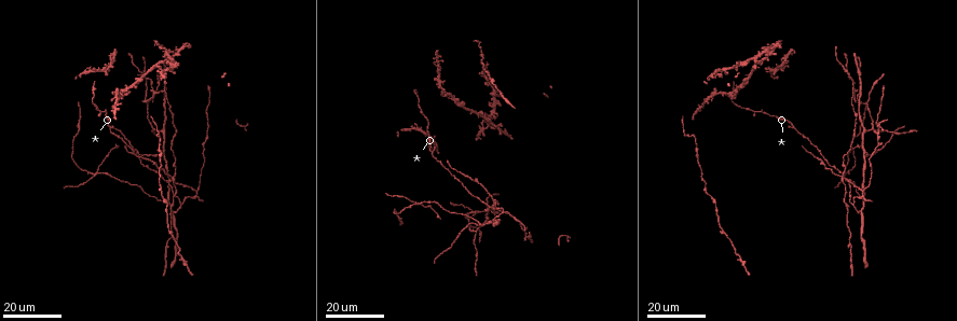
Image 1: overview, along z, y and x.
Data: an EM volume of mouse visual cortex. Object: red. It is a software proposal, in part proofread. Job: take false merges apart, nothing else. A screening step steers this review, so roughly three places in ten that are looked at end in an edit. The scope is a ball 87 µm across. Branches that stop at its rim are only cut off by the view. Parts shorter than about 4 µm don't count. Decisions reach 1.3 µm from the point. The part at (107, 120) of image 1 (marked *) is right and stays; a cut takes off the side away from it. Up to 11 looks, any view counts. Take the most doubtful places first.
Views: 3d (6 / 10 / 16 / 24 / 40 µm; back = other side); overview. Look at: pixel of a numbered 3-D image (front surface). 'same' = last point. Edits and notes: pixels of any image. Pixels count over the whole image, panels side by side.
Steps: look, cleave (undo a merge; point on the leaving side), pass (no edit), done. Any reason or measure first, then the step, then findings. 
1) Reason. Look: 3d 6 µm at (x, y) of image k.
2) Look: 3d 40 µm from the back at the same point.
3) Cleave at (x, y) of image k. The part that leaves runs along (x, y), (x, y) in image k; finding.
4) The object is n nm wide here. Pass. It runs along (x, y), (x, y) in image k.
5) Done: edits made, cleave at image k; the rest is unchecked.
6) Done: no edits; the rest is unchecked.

Four-way junction. Look: 3d 24 µm at (175, 176) of image 1.

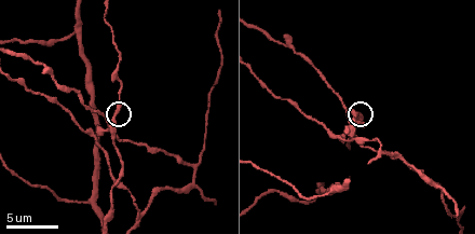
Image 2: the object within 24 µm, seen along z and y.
Closer look. Look: 3d 10 µm at (113, 122) of image 2.

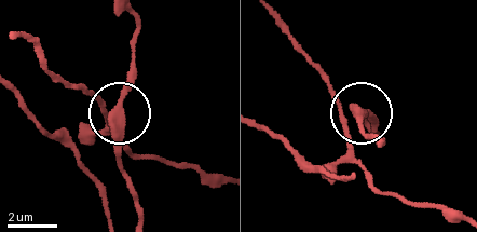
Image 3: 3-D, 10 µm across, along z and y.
From behind. Look: 3d 10 µm from the back at (120, 109) of image 3.

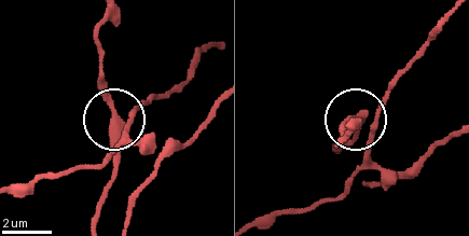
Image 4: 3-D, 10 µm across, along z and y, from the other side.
4 arms meet here. Pass. All the same cell.

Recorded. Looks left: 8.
Three arms meet. Look: 3d 16 µm at (142, 215) of image 2.

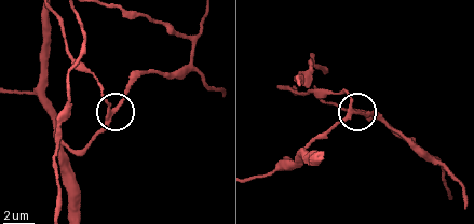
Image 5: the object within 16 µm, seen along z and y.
3 arms meet here. Pass. It runs along (285, 86), (300, 94), (346, 92), (359, 112), (386, 120) in image 5; all the same cell.

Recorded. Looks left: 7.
Look: 3d 16 µm at (162, 133) of image 1.

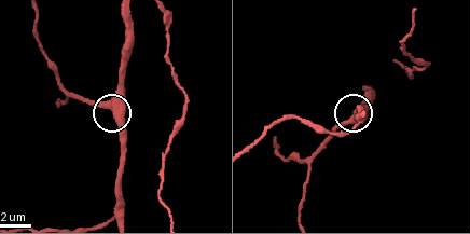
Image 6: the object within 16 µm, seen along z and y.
Look: 3d 6 µm at (344, 125) of image 6.

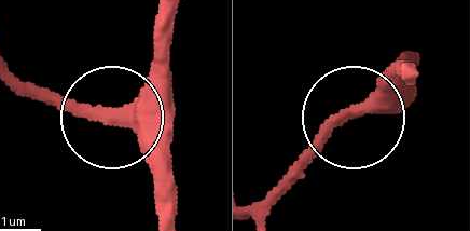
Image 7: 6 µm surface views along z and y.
Pass. All the same cell.

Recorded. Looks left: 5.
A fork. Look: 3d 24 µm at (865, 153) of image 1.

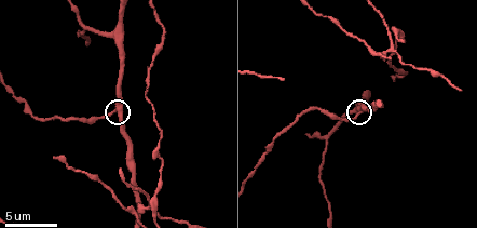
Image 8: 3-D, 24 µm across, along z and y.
Look: 3d 10 µm at (356, 115) of image 8.

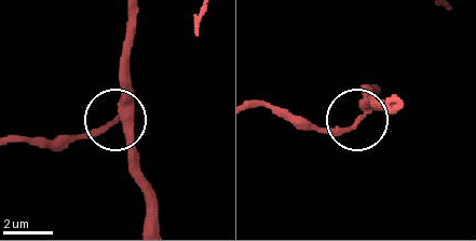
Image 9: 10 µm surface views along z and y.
The object is 270 nm wide here. Pass. It runs along (155, 221), (124, 128), (112, 123), (75, 135), (58, 150) in image 9; all the same cell.

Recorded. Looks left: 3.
Two arms in line, one across. Look: 3d 16 µm at (848, 243) of image 1.

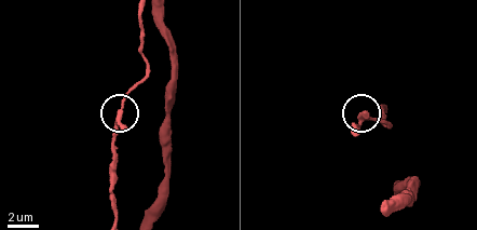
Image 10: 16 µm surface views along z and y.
Look: 3d 6 µm at (121, 110) of image 10.

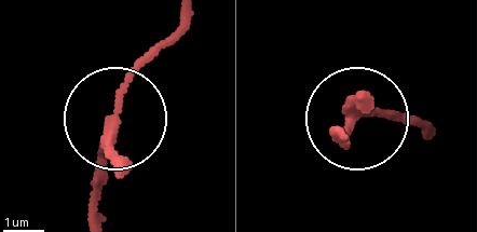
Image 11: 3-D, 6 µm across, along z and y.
3 arms meet here. Pass. All the same cell.

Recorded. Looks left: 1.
Done: no edits; the rest is unchecked.

